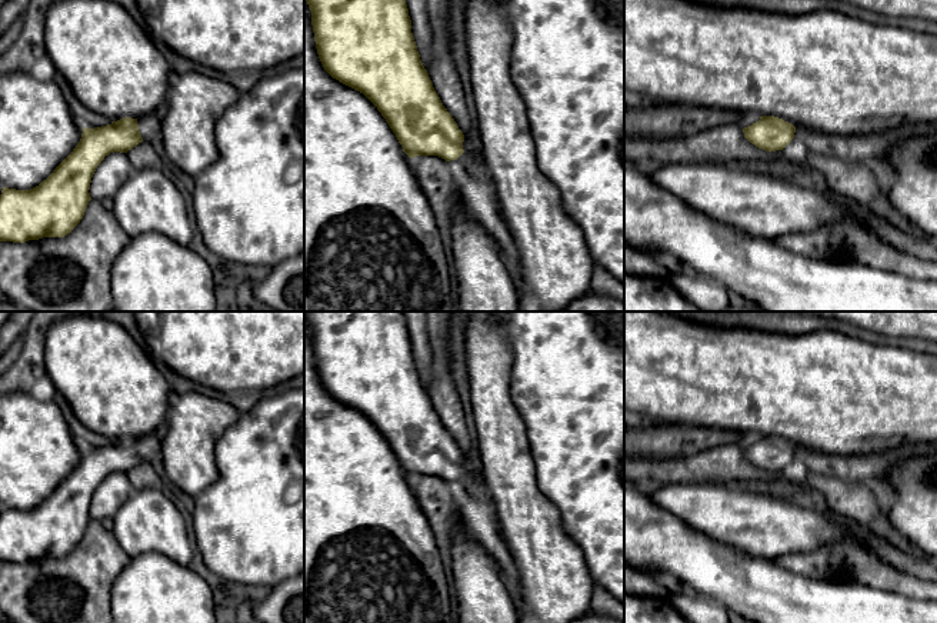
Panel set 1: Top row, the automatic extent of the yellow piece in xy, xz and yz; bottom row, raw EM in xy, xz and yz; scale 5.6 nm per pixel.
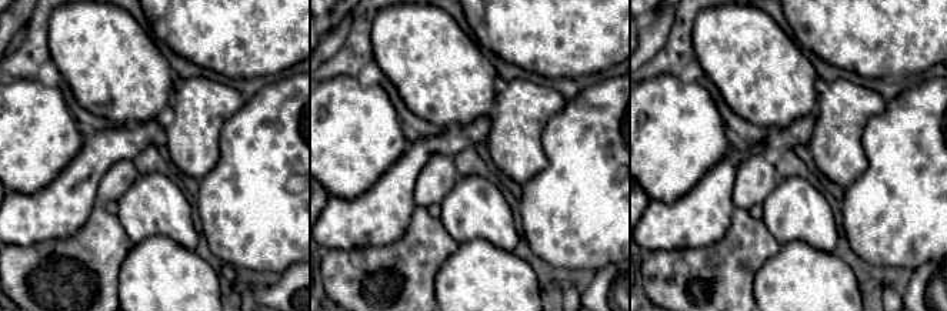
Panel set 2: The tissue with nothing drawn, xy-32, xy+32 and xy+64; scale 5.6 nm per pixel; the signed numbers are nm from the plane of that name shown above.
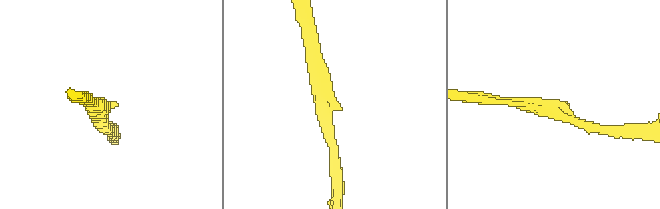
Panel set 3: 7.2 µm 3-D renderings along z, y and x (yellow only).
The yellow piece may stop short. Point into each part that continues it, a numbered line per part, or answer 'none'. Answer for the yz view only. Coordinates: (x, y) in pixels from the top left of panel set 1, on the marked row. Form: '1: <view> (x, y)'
none

